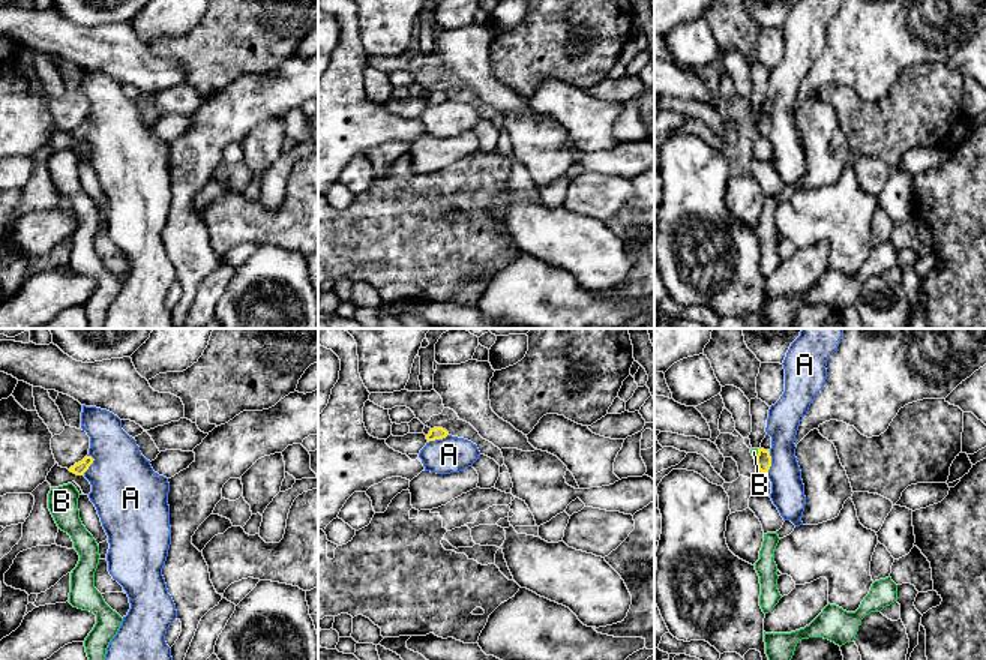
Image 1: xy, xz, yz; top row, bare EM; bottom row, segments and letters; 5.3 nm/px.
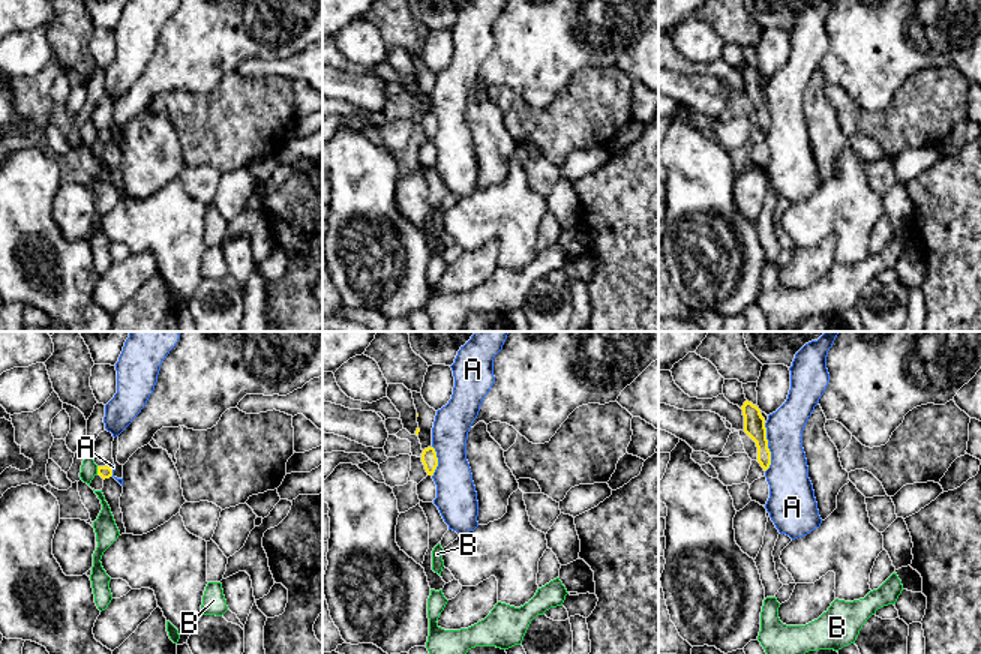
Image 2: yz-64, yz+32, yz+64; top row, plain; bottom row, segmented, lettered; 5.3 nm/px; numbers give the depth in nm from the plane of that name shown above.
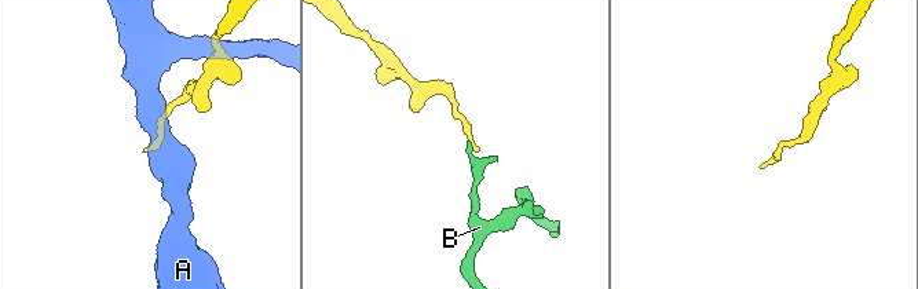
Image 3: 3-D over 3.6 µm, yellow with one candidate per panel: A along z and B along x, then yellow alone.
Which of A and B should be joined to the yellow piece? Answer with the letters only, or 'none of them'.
none of them

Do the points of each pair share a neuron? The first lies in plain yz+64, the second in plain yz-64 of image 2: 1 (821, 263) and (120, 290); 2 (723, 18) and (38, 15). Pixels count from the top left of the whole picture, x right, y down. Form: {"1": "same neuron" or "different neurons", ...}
{"1": "same neuron", "2": "different neurons"}

